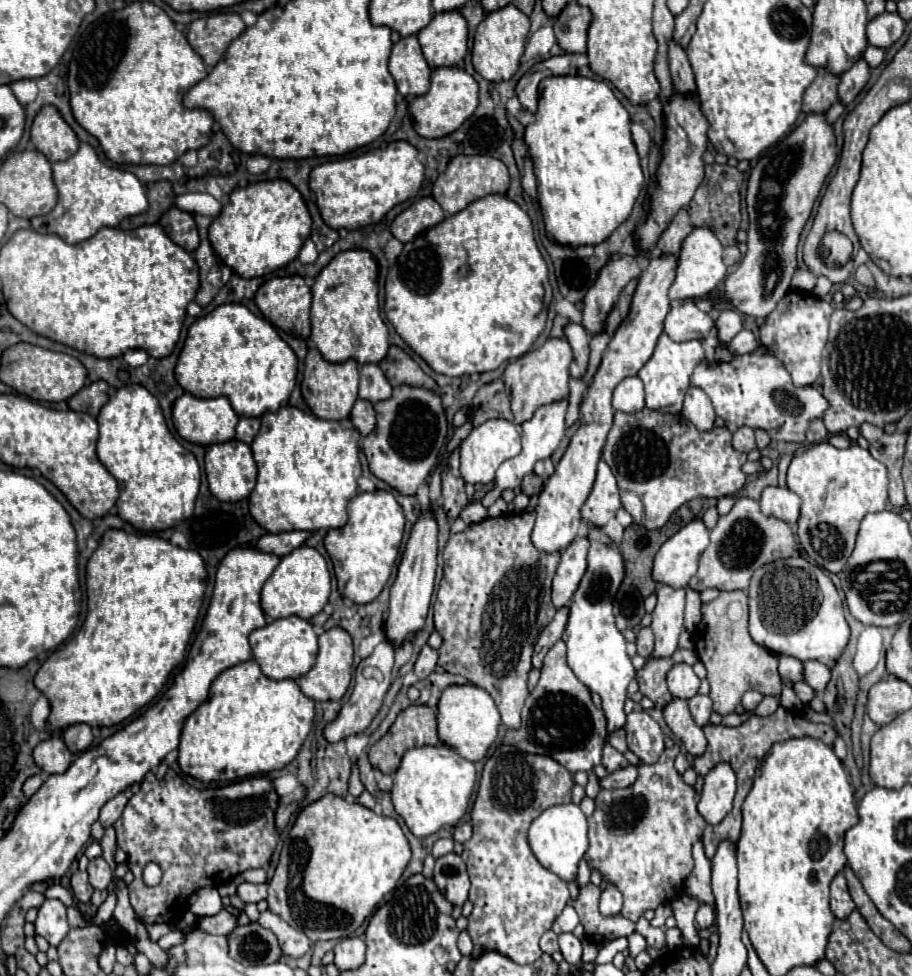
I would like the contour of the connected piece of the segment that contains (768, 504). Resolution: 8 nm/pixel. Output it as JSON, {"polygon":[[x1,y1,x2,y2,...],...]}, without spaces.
{"polygon":[[779,486,765,488,759,504,761,504,761,512,765,516,773,516,773,518,779,518,789,524,795,524,799,520,801,500,789,488,779,488]]}

